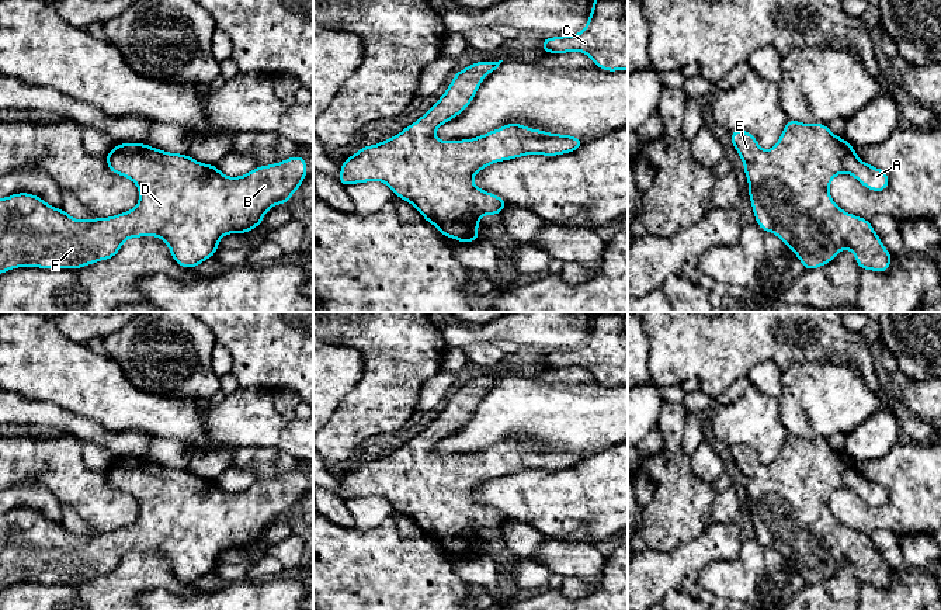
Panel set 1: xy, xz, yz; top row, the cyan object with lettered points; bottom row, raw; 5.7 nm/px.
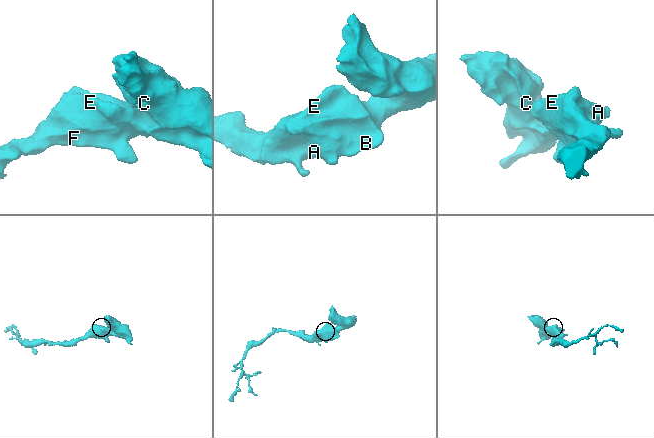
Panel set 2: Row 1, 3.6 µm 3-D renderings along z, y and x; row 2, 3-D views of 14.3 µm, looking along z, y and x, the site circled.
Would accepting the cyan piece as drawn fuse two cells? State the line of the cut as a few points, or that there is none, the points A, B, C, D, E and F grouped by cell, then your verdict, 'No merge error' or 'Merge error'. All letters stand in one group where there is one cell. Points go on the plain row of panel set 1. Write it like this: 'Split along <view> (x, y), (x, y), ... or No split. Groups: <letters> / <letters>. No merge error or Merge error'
No split. Groups: A B C D E F. No merge error

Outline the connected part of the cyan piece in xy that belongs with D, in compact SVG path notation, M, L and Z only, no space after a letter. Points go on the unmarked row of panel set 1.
M119 458L105 471L108 485L131 493L139 503L139 516L131 526L108 533L83 534L72 533L63 523L46 519L41 512L29 507L17 507L0 513L0 589L17 582L72 583L77 585L96 576L117 571L129 552L157 551L167 558L173 575L183 583L194 583L216 569L222 551L246 548L263 538L265 527L278 520L288 519L289 512L299 506L306 493L308 478L302 471L292 471L270 481L257 481L247 489L228 492L216 479L204 479L183 468L169 468L146 458Z

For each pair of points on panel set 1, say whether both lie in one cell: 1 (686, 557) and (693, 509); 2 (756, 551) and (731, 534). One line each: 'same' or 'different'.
1: different
2: different

